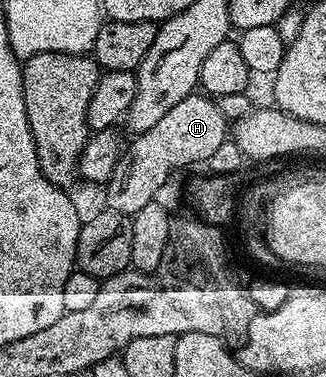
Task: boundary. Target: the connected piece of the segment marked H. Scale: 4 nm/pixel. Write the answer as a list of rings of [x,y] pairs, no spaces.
[[[195,94],[176,102],[152,130],[144,130],[125,145],[122,156],[112,170],[112,178],[104,185],[109,211],[133,218],[144,206],[159,199],[158,191],[170,180],[177,168],[189,164],[205,165],[220,145],[228,140],[228,121],[220,114],[217,103],[205,94]]]

